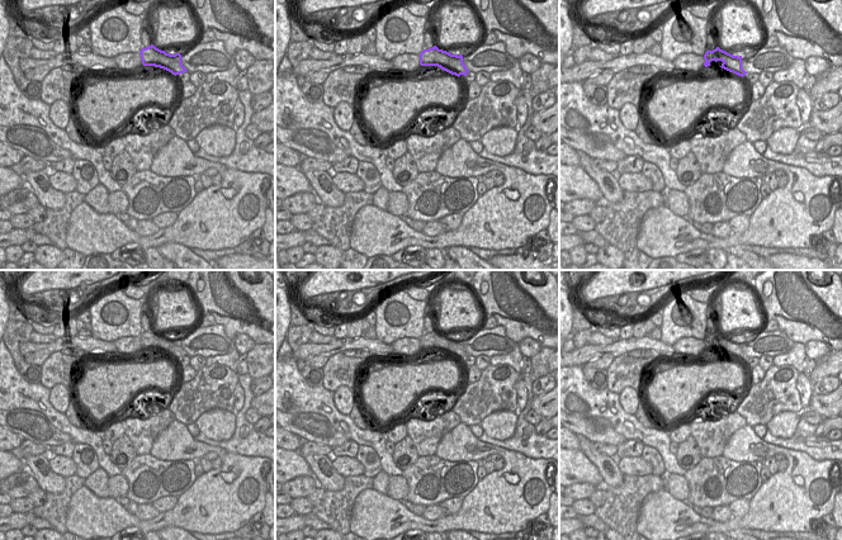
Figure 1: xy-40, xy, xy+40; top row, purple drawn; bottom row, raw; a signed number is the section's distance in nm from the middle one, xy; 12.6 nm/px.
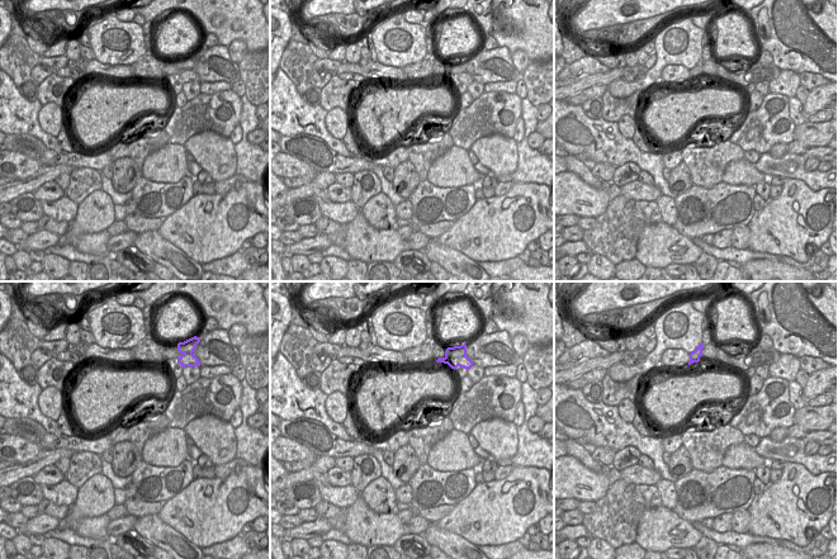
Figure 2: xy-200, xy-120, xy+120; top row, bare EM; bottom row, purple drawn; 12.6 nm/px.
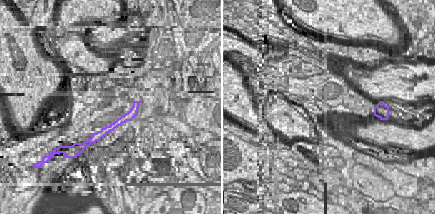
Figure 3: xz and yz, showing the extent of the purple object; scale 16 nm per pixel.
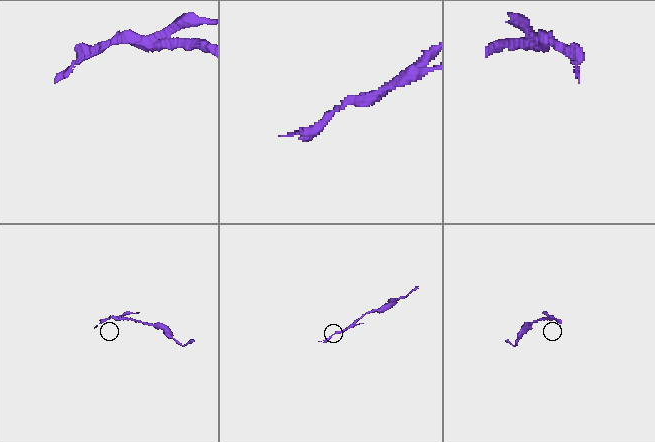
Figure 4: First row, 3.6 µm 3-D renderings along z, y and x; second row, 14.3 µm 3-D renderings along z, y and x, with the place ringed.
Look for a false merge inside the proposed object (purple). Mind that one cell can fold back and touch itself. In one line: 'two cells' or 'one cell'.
two cells

